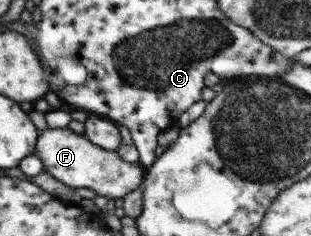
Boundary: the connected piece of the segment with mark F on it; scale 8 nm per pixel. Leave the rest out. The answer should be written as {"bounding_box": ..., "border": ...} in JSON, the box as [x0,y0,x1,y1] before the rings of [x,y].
{"bounding_box":[35,126,145,199],"border":[[[67,126],[42,130],[37,136],[35,156],[41,160],[43,170],[61,184],[71,188],[88,188],[107,199],[122,198],[125,193],[143,185],[144,181],[145,166],[121,160],[116,151],[113,153],[99,148],[82,134],[73,133]]]}

